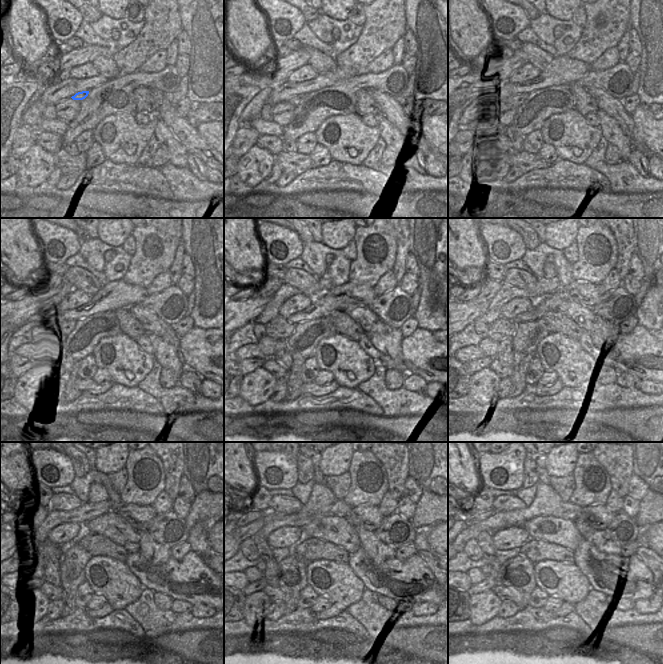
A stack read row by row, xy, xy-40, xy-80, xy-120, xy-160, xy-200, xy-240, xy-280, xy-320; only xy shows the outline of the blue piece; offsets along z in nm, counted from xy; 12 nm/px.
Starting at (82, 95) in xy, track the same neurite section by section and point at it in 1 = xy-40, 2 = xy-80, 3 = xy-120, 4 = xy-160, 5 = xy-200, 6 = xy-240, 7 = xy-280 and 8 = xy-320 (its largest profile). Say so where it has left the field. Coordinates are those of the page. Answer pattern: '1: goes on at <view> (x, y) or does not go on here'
1: goes on at xy-40 (295, 100)
2: goes on at xy-80 (516, 101)
3: goes on at xy-120 (55, 325)
4: goes on at xy-160 (279, 328)
5: goes on at xy-200 (502, 328)
6: goes on at xy-240 (53, 552)
7: goes on at xy-280 (261, 565)
8: goes on at xy-320 (486, 569)

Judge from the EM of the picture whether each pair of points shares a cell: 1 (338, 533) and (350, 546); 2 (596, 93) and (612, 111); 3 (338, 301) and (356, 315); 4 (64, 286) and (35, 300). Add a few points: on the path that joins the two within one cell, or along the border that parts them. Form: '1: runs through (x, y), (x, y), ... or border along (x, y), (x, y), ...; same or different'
1: runs through (341, 536), (348, 543); same
2: runs through (600, 97), (610, 107); same
3: border along (367, 305), (354, 305), (344, 310); different
4: runs through (58, 293), (51, 299), (42, 300); same

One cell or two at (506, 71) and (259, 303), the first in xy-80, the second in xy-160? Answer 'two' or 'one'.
one

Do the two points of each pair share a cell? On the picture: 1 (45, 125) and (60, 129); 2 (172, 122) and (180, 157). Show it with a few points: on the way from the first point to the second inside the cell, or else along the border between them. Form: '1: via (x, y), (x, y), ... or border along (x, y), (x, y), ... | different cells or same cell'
1: via (49, 125), (56, 126) | same cell
2: border along (162, 119), (172, 134), (189, 152) | different cells

